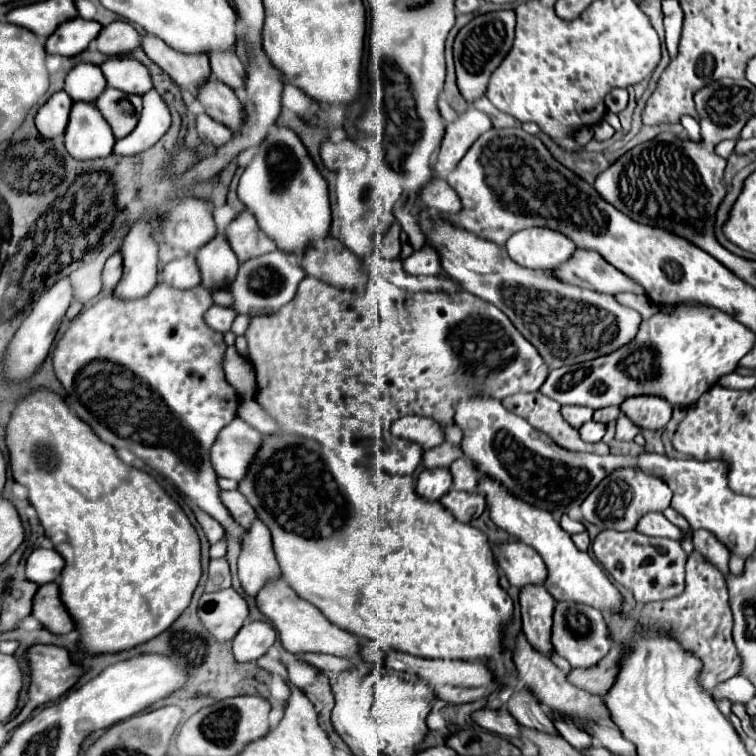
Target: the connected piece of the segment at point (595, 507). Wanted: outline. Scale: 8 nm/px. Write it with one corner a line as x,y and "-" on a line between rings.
621,467
609,473
583,501
581,513
583,519
601,527
601,529
615,529
615,531
631,531
635,529
637,521
647,515
649,511
665,511
671,503
671,489
667,483
655,475
649,475
637,467

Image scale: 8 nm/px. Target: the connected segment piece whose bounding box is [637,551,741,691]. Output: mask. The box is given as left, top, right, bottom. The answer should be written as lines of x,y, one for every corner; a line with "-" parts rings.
693,551
687,559
687,579
685,591
677,597
665,601
645,603
639,613
639,625
651,629
667,629
673,631
675,637
695,651
695,655
703,661
701,669
701,685
705,691
713,691
719,683
735,677
741,673
741,657
733,643
733,613
729,605
729,591
723,579
723,573
707,561
701,553

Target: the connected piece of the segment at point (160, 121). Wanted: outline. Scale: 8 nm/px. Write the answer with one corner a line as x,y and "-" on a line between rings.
151,89
143,95
143,113
137,127
113,147
115,155
135,155
149,149
157,139
161,139
171,125
171,113
161,99
161,95

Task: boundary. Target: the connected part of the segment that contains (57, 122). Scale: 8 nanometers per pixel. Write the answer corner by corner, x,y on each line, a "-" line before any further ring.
57,91
55,95
51,95
49,101
43,107
39,107
39,111
35,115
35,125
37,125
39,133
47,139
63,135
65,127
67,127
71,105
73,105
73,101
65,91

